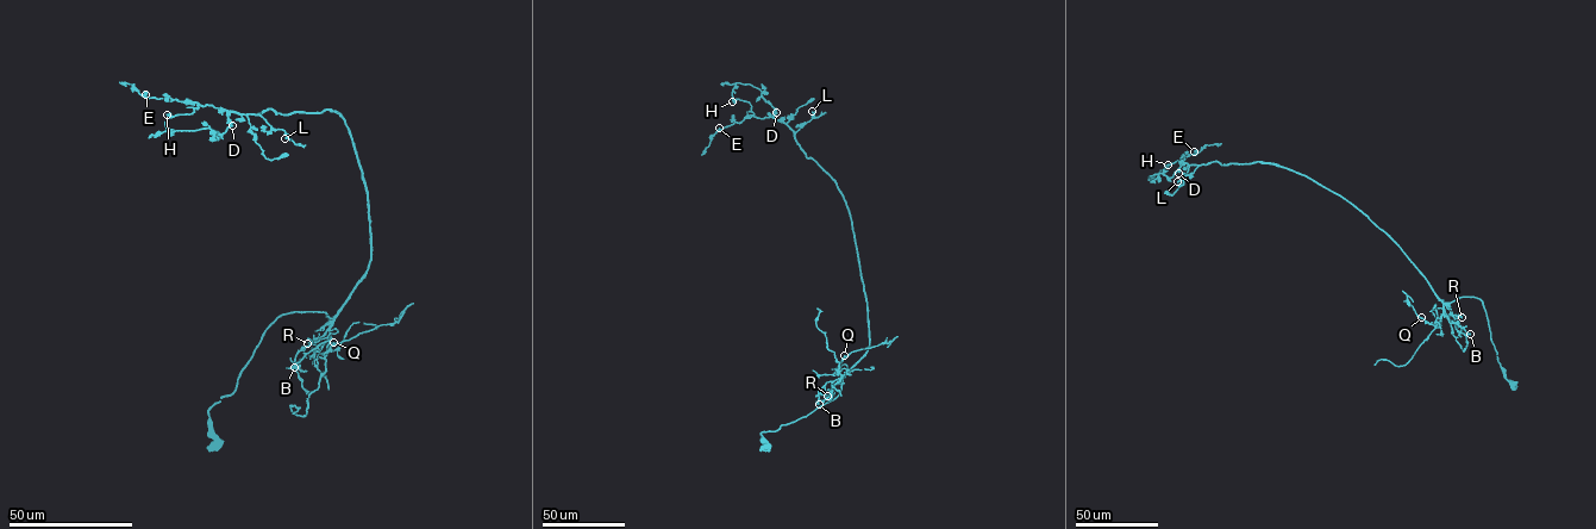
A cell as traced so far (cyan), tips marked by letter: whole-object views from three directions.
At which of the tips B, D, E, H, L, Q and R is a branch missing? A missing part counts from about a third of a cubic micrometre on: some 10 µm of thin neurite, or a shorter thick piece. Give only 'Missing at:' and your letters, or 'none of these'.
Missing at: R

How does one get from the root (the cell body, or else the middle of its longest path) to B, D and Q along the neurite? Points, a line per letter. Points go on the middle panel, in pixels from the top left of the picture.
B: (768, 446), (762, 440), (762, 433), (775, 431), (833, 400), (842, 389), (843, 378), (819, 390), (819, 404)
D: (768, 446), (762, 433), (833, 400), (869, 346), (846, 201), (776, 112)
Q: (768, 446), (762, 433), (805, 417), (838, 396), (843, 378), (838, 366), (844, 355)

